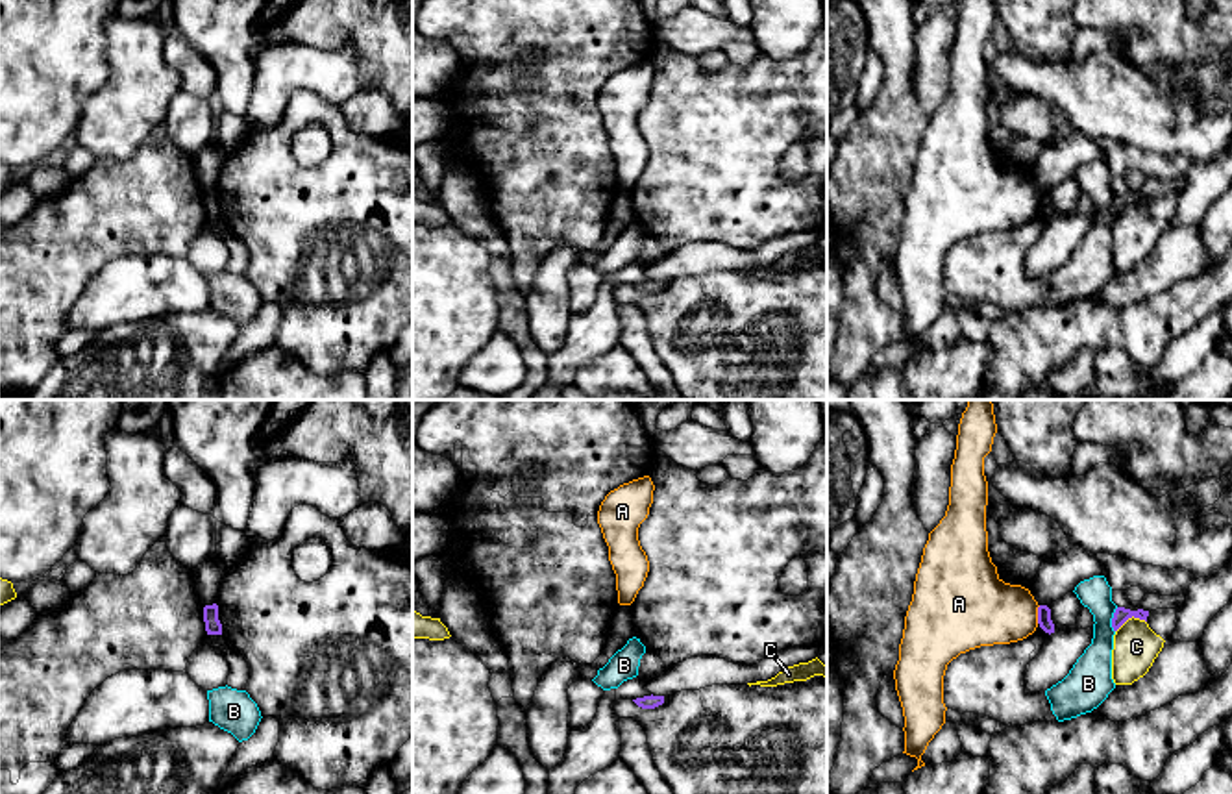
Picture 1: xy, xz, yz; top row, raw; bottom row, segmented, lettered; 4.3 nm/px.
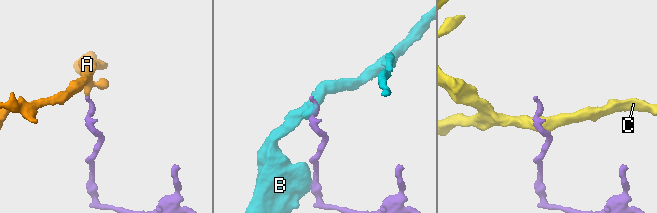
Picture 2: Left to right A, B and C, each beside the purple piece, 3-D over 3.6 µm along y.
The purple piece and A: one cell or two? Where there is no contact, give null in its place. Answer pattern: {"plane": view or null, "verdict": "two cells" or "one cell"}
{"plane": "yz", "verdict": "two cells"}

